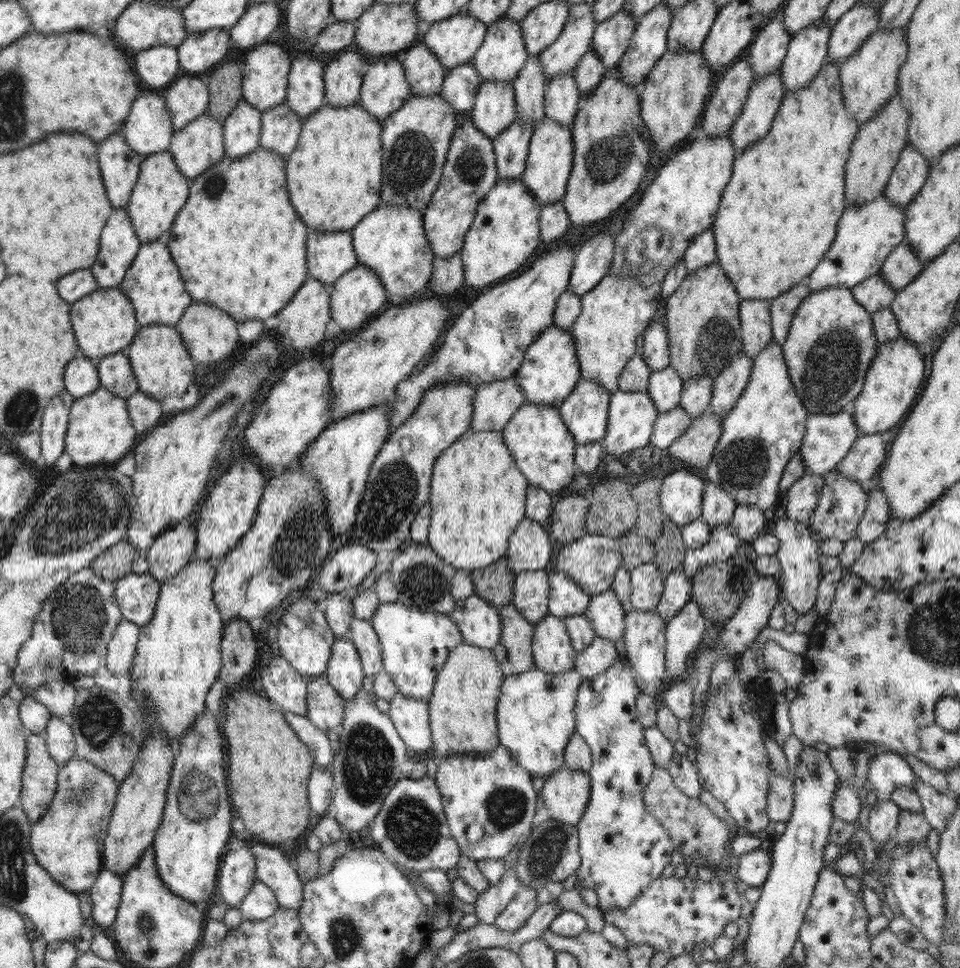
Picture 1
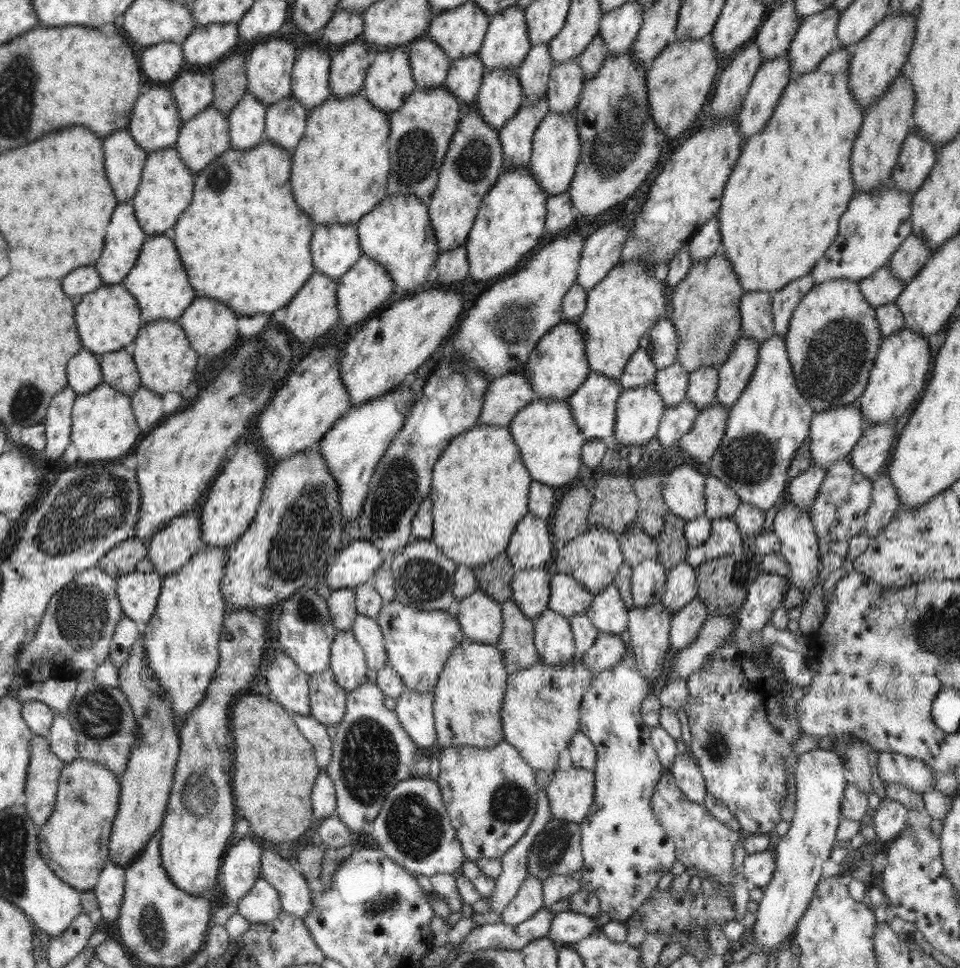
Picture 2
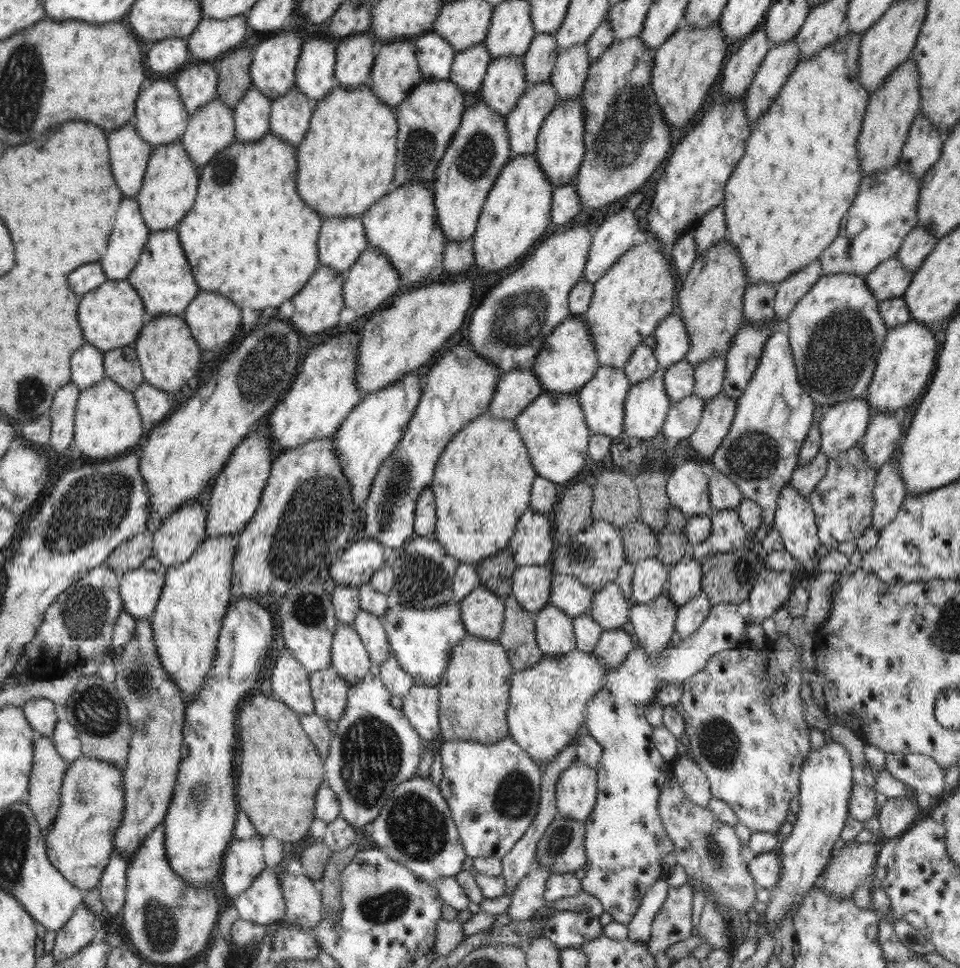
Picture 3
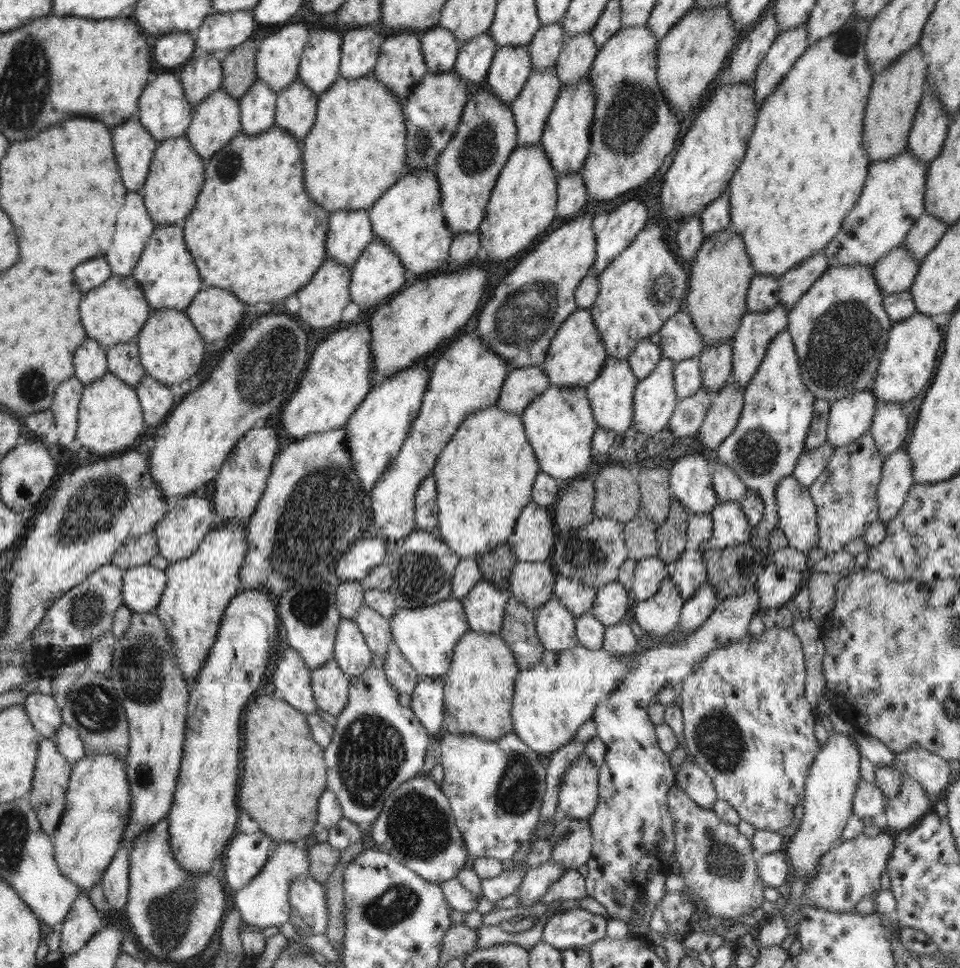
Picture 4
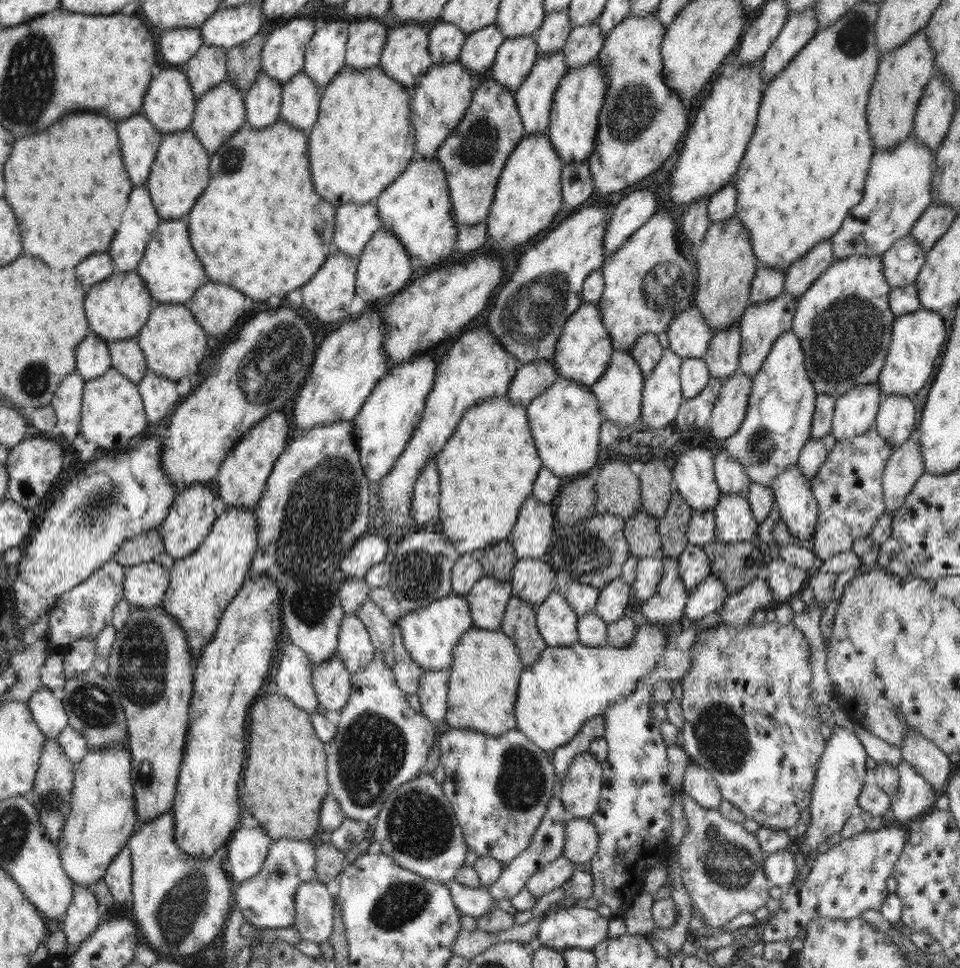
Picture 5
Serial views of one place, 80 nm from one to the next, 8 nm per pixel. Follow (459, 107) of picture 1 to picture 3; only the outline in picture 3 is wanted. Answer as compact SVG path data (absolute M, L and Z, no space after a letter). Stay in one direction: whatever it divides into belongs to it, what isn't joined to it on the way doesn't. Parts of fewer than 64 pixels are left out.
M478 42L456 52L448 79L457 84L462 92L472 94L480 88L491 60L485 44Z

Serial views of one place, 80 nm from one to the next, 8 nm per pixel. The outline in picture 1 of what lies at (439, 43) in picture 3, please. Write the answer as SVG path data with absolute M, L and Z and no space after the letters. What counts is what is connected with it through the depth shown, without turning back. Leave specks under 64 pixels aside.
M423 42L405 50L401 54L401 63L412 95L439 94L448 70Z

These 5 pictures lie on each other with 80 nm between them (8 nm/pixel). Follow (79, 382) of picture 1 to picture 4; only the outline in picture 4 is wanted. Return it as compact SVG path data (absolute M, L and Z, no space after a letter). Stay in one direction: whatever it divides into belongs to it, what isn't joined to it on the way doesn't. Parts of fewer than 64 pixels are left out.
M86 338L74 352L74 376L83 386L102 379L109 372L105 349L96 340Z

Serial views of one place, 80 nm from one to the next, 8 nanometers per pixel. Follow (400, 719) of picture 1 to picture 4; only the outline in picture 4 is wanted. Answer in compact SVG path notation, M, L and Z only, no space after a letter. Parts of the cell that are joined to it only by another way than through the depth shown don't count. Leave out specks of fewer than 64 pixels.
M442 676L420 678L411 692L410 708L430 735L440 730L444 720Z

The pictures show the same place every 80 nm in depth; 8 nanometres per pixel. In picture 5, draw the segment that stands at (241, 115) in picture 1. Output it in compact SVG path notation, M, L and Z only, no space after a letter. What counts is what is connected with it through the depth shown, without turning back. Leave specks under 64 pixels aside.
M261 72L244 94L246 122L252 128L264 128L280 120L283 85Z

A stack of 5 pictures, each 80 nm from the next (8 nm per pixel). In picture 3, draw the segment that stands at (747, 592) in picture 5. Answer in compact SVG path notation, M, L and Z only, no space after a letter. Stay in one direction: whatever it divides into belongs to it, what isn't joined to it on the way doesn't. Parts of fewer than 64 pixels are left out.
M731 601L713 606L704 622L684 640L675 641L666 647L656 658L650 658L643 648L631 650L620 666L609 668L604 675L601 687L587 700L584 711L584 725L589 735L601 746L602 756L597 769L597 800L592 814L586 818L586 876L581 879L584 891L595 896L615 922L628 925L636 914L646 892L656 880L665 877L676 865L675 846L672 843L658 812L660 792L670 781L673 773L671 763L655 747L652 735L653 726L644 718L647 704L655 699L656 691L666 683L684 682L700 672L710 658L724 650L736 648L745 643L747 618L738 612L738 605Z

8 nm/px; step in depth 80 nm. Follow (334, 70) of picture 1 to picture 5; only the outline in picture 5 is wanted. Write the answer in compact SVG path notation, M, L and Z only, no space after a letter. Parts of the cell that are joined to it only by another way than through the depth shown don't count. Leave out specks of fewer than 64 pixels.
M373 18L353 20L348 25L345 66L356 70L379 66L390 25Z

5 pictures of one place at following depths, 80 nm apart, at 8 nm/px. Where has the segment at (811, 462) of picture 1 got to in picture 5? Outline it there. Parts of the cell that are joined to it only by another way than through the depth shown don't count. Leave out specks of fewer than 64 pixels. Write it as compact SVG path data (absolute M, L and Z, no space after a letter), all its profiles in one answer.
M877 383L862 384L838 397L833 412L831 433L836 440L864 434L873 424L882 400Z

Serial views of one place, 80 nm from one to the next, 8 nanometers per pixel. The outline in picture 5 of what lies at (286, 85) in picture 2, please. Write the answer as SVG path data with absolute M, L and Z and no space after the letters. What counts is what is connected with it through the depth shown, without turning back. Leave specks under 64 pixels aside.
M295 16L267 36L261 52L261 70L280 84L286 84L303 70L307 44L314 36L314 21Z

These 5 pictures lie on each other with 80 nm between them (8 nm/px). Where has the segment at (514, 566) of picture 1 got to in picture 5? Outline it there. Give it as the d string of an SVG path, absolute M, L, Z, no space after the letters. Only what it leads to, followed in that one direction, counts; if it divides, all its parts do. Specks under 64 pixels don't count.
M530 495L520 507L513 531L506 539L512 546L519 559L542 559L551 546L554 530L554 504L540 502Z

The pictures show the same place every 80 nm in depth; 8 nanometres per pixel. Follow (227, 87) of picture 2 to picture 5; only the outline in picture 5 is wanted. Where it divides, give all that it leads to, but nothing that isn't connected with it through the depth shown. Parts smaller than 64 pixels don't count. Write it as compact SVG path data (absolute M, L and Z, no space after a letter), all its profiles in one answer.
M258 33L225 52L228 81L244 92L262 72L261 52L266 39L267 36Z

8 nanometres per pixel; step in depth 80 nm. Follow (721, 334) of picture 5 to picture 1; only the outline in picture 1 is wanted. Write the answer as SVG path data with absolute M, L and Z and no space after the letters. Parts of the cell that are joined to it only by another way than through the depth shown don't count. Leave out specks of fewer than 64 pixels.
M691 377L684 381L679 406L692 418L702 415L709 407L714 379L712 377Z

